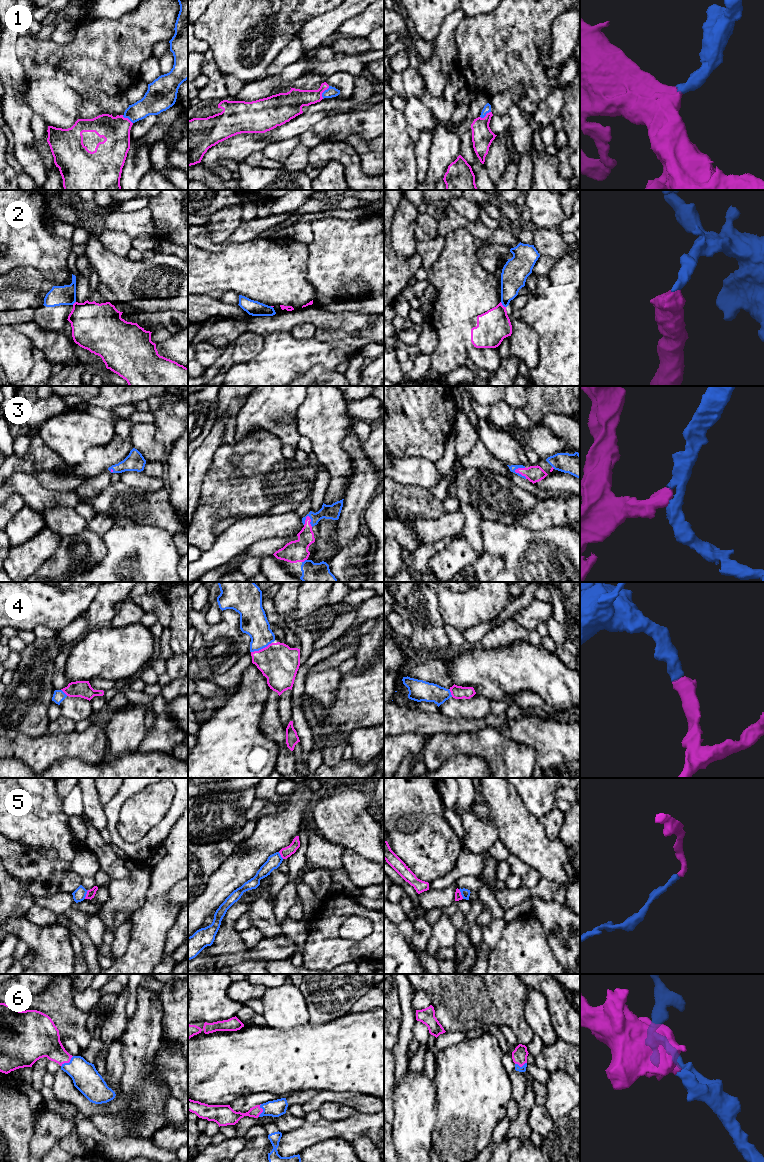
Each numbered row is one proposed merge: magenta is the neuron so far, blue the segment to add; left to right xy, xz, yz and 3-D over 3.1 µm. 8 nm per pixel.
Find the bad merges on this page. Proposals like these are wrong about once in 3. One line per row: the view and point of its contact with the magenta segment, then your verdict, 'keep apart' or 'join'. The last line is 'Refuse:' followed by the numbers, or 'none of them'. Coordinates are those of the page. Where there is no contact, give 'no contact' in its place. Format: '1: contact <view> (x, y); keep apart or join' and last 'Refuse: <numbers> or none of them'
1: contact xz (323, 91); join
2: contact yz (502, 305); keep apart
3: contact yz (520, 473); join
4: contact xz (261, 649); join
5: contact yz (460, 894); keep apart
6: contact xy (67, 1062); join
Refuse: 2, 5

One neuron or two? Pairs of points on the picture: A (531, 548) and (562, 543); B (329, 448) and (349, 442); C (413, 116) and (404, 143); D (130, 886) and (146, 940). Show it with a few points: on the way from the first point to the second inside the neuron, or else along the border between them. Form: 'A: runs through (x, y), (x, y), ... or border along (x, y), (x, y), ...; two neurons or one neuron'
A: runs through (539, 548), (554, 548); one neuron
B: border along (346, 435), (342, 441), (342, 447), (354, 462); two neurons
C: border along (401, 111), (405, 121), (405, 128), (415, 140); two neurons
D: border along (148, 888), (145, 901), (130, 916); two neurons

